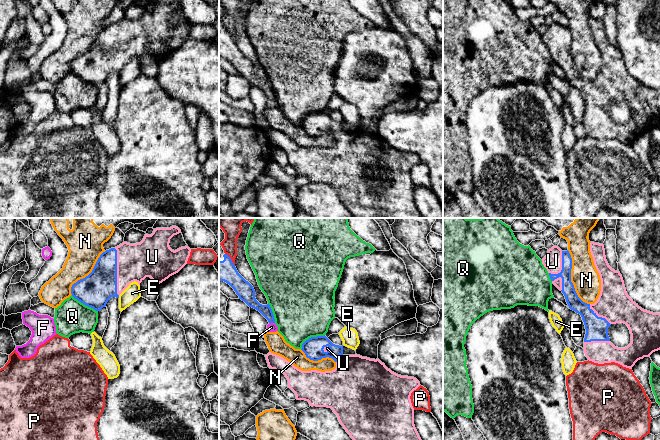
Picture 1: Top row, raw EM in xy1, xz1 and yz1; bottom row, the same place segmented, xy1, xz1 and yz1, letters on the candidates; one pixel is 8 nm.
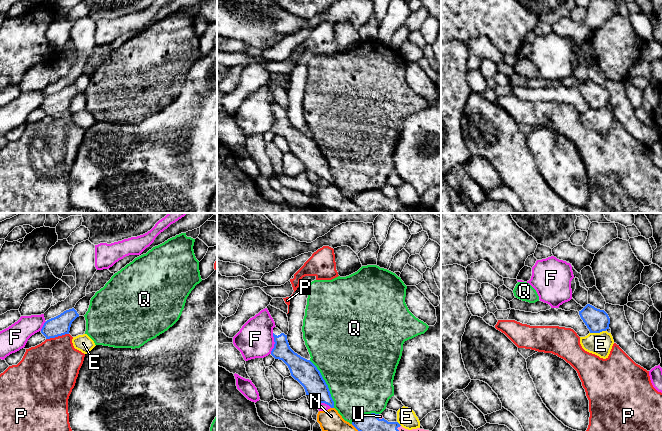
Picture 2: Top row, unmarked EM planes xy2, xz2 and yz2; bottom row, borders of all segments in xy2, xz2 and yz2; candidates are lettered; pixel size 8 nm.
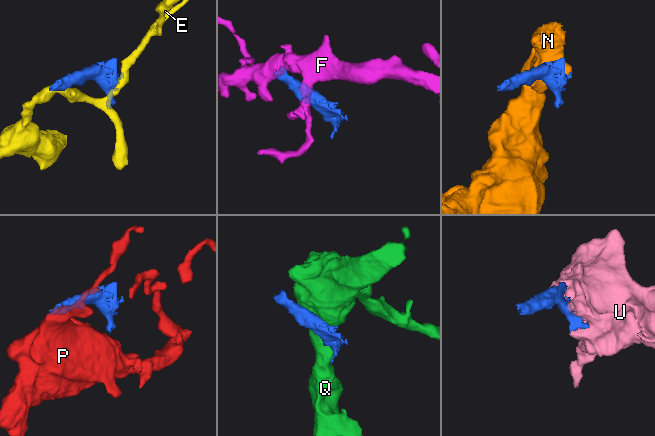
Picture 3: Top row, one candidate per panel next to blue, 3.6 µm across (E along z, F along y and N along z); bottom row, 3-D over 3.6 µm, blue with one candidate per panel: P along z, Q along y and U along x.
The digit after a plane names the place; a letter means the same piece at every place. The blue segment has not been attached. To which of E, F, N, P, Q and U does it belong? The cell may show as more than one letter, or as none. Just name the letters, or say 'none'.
U

